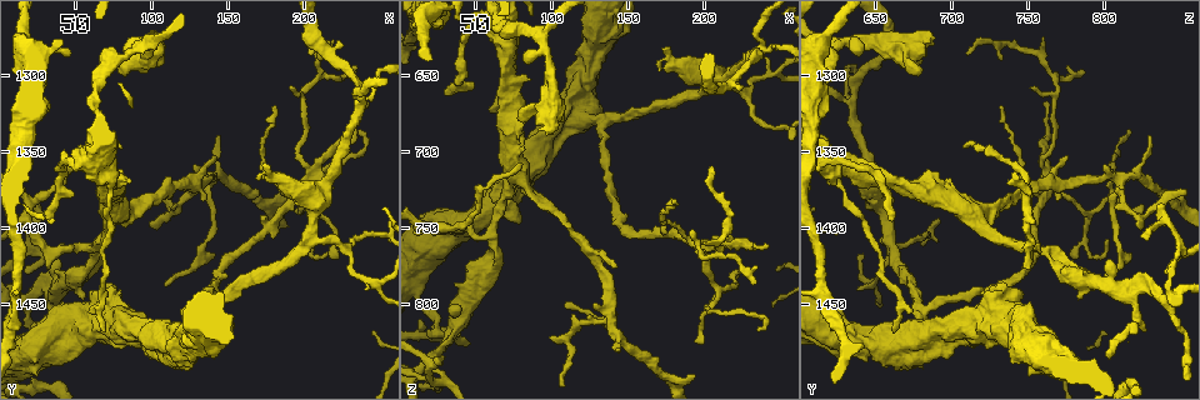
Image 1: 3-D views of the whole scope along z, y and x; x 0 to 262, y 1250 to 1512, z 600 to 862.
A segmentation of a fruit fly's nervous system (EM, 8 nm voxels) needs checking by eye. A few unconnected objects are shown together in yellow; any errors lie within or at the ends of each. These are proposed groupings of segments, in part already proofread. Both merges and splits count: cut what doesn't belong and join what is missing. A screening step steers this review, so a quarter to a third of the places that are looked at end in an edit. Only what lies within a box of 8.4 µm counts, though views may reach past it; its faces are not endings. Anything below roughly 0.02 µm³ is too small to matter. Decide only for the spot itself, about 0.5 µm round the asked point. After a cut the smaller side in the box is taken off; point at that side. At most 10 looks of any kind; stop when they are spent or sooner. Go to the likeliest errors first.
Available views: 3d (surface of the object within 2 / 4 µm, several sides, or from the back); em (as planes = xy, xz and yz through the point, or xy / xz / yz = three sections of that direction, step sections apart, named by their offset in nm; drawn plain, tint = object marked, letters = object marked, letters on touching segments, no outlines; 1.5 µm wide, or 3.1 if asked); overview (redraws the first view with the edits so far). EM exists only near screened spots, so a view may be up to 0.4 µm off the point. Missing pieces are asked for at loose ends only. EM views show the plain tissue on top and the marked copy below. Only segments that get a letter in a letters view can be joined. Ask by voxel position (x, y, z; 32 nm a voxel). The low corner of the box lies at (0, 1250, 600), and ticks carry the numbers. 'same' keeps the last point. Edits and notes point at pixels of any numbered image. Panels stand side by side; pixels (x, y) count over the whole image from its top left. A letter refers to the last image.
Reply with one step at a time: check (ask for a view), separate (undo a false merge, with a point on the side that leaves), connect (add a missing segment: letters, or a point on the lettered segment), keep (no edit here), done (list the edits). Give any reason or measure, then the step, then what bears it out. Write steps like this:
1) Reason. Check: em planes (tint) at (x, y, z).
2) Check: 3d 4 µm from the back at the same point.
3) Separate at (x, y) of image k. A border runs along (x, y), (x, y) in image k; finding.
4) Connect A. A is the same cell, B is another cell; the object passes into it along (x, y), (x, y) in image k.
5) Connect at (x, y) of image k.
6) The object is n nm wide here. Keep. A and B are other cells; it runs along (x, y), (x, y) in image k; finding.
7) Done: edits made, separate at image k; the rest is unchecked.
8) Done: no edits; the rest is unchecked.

An open end. Check: em planes (letters) at (94, 1276, 686).

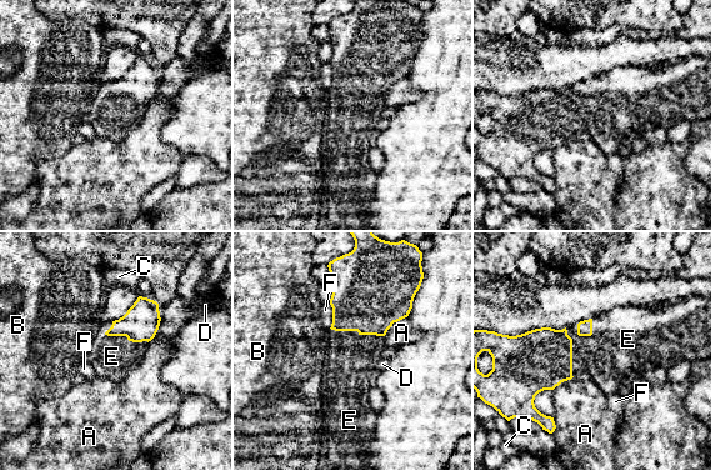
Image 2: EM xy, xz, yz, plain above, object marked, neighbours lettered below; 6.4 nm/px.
Connect E. E is the same cell, A, B, C, D and F are other cells; the object passes into it along (369, 295), (357, 331), (351, 360) in image 2; it goes on there.

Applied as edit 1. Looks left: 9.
Check: overview.

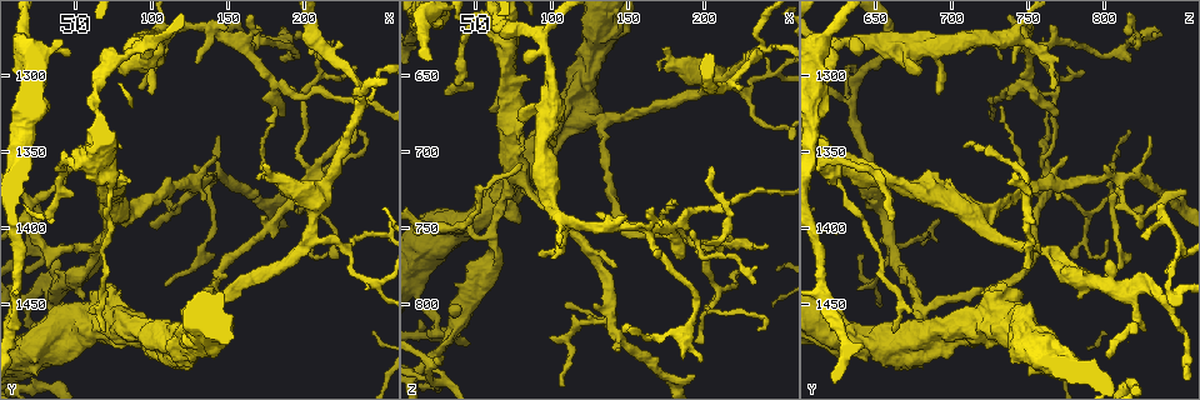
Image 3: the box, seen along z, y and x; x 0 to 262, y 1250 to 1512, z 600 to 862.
Abrupt turn. Check: 3d 4 µm at (114, 1266, 746).

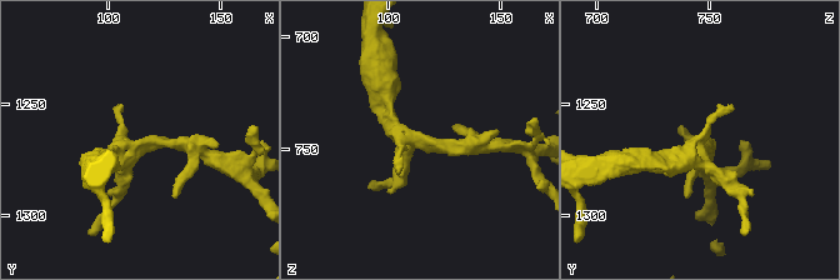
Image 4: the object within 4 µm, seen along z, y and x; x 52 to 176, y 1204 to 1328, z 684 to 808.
4 arms meet here; now the EM. Check: em planes (letters) at (115, 1268, 746).

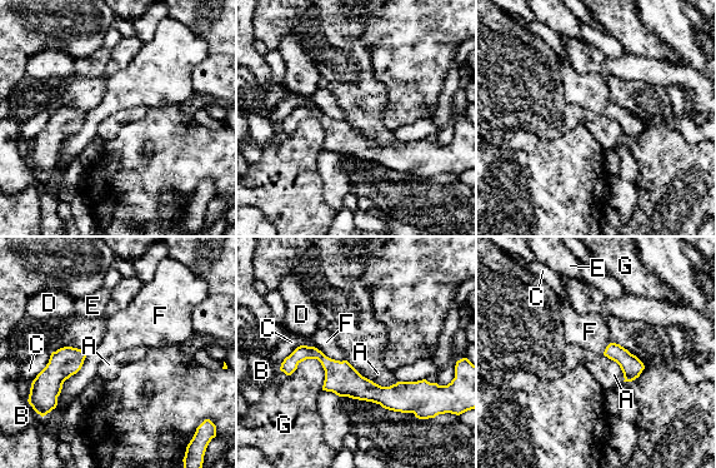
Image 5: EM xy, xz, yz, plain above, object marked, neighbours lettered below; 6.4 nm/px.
Keep. A, B, C, D, E, F and G are other cells; it runs along (284, 366), (319, 354), (377, 394), (431, 388) in image 5; continuous, no second cell.

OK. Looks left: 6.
Looks like a crossing. Check: 3d 2 µm from the back at (238, 1318, 636).

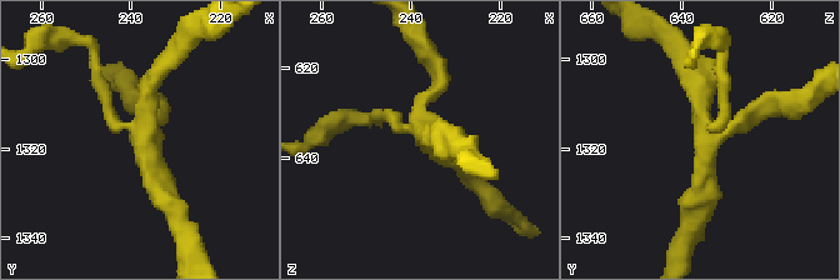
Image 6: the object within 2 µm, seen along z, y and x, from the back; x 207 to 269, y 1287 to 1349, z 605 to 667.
Check: em yz step 8 (letters) at (237, 1318, 636).

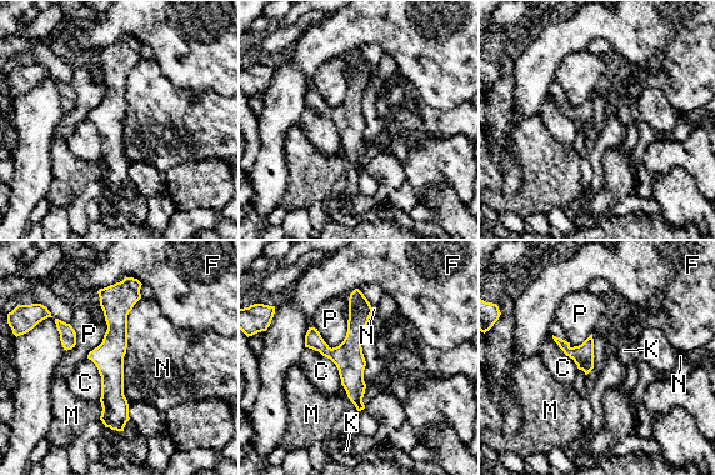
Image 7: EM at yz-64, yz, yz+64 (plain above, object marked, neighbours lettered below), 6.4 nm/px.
Keep. C, F, K, M, N and P are other cells; it runs along (121, 285), (113, 348), (119, 428) in image 7; continuous, no second cell.

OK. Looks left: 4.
Thick end. Check: em yz step 4 (letters) at (174, 1358, 632).

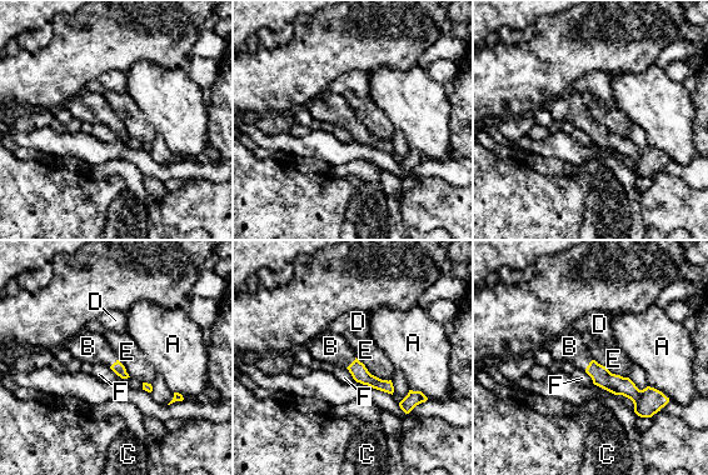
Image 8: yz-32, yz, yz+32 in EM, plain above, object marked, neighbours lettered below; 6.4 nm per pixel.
Another direction. Check: em planes (letters) at the same point.

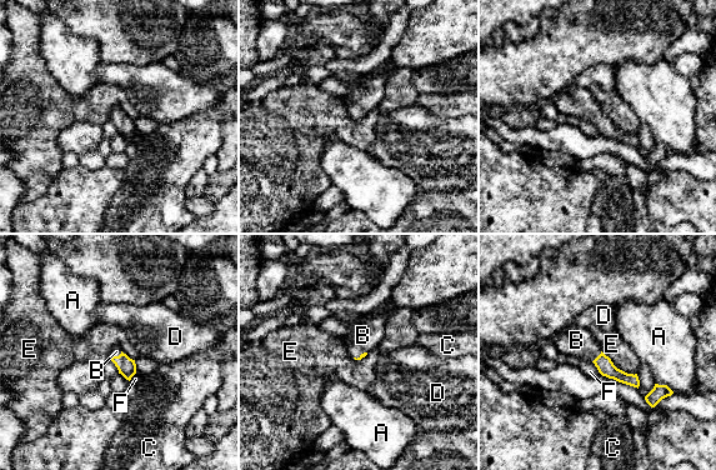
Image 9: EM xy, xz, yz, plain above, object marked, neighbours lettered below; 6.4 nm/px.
Connect B. B is the same cell, A, C, D, E and F are other cells; the object passes into it along (604, 364), (597, 356), (576, 340) in image 9; the cell continues.

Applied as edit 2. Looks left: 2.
Done: edits made, connect at image 2, connect at image 9; the rest is unchecked.

